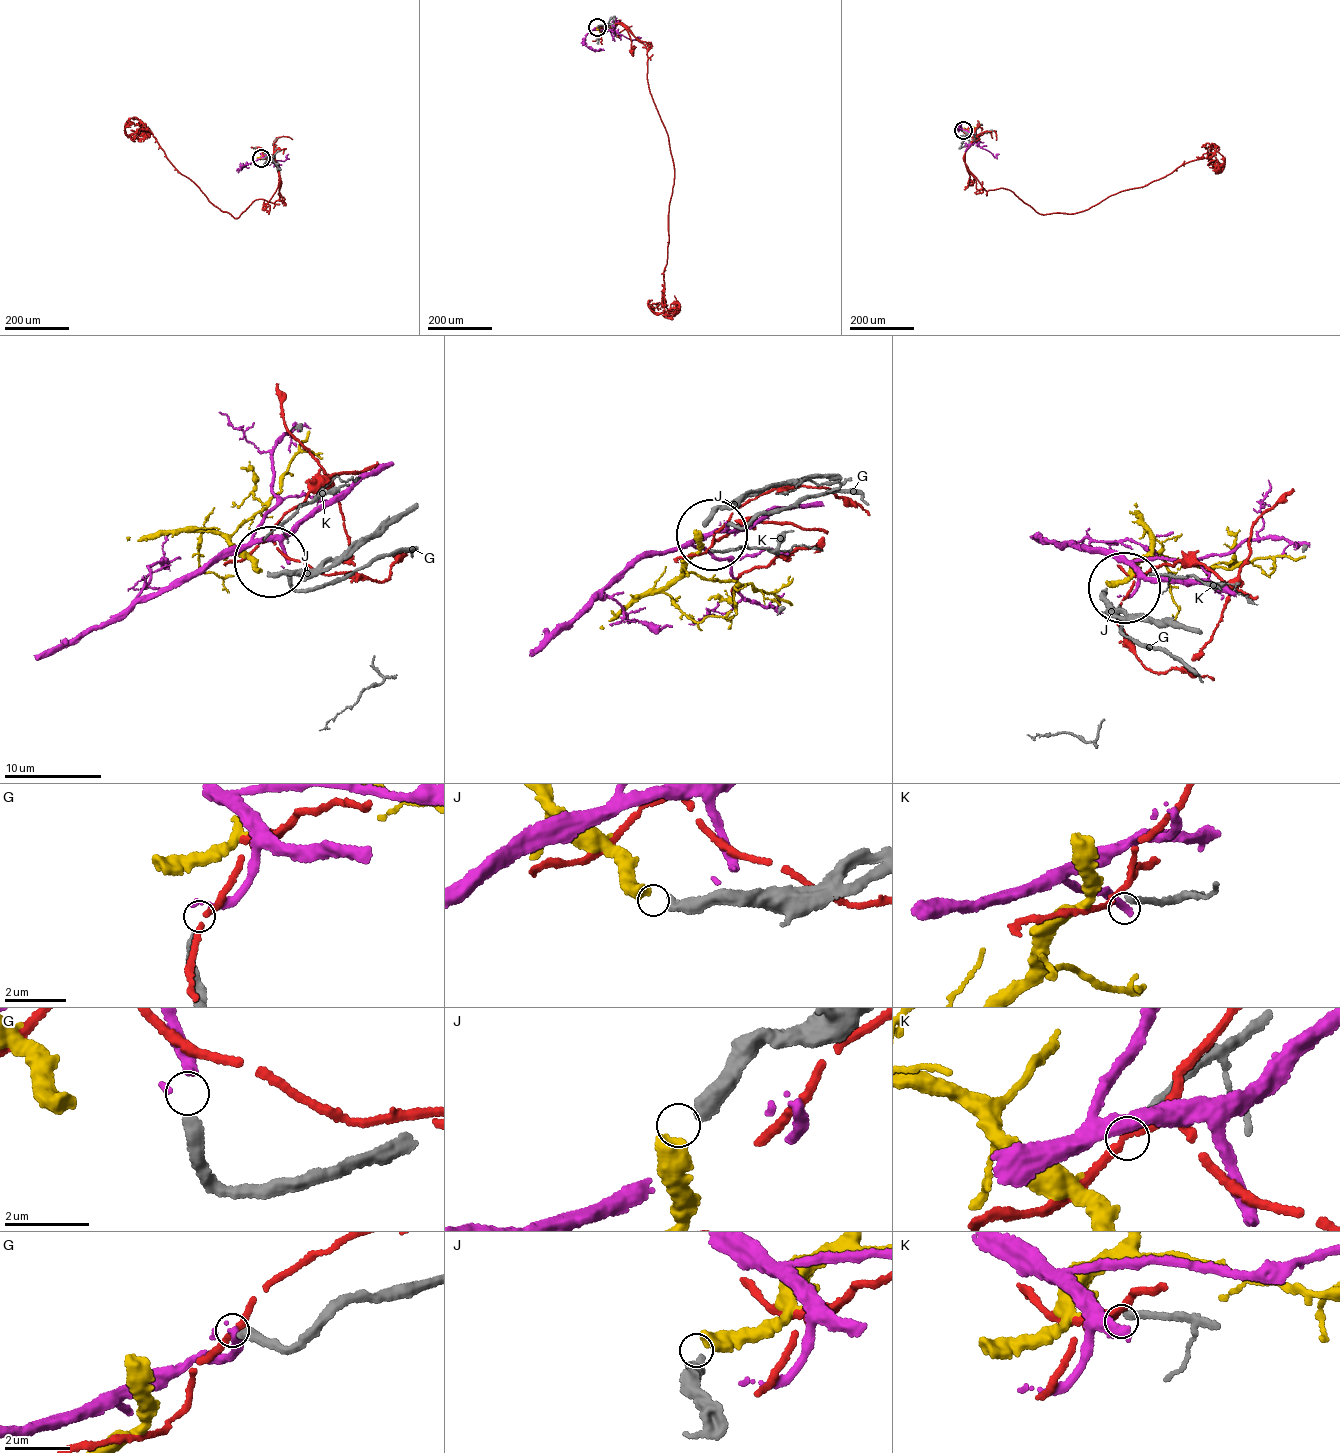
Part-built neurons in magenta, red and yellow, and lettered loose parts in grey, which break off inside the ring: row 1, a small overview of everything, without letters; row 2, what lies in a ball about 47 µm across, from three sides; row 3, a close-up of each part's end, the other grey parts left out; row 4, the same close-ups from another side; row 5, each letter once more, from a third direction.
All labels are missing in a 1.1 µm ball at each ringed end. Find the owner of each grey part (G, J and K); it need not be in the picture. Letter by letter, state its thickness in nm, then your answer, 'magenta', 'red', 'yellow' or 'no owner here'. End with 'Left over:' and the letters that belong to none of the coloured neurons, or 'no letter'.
G: 300 nm thick; magenta
J: 440 nm thick; yellow
K: 220 nm thick; no owner here
Left over: K

